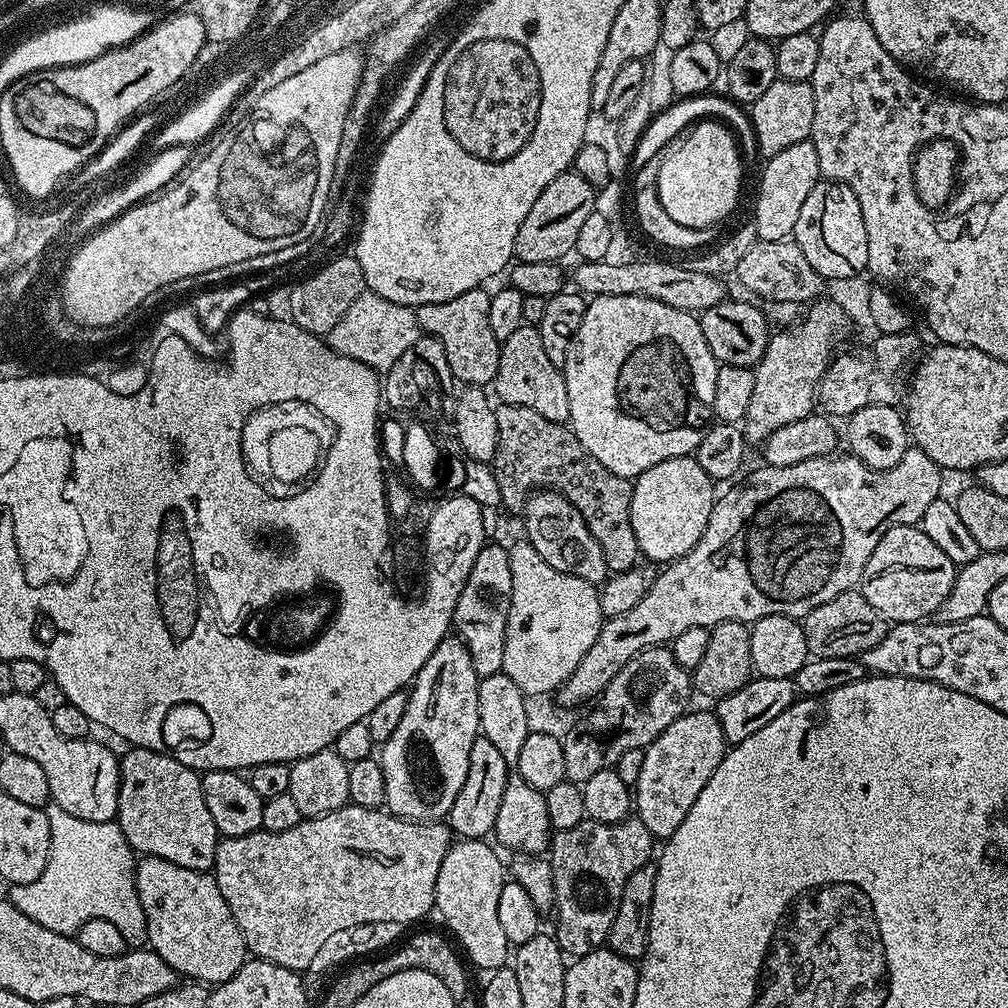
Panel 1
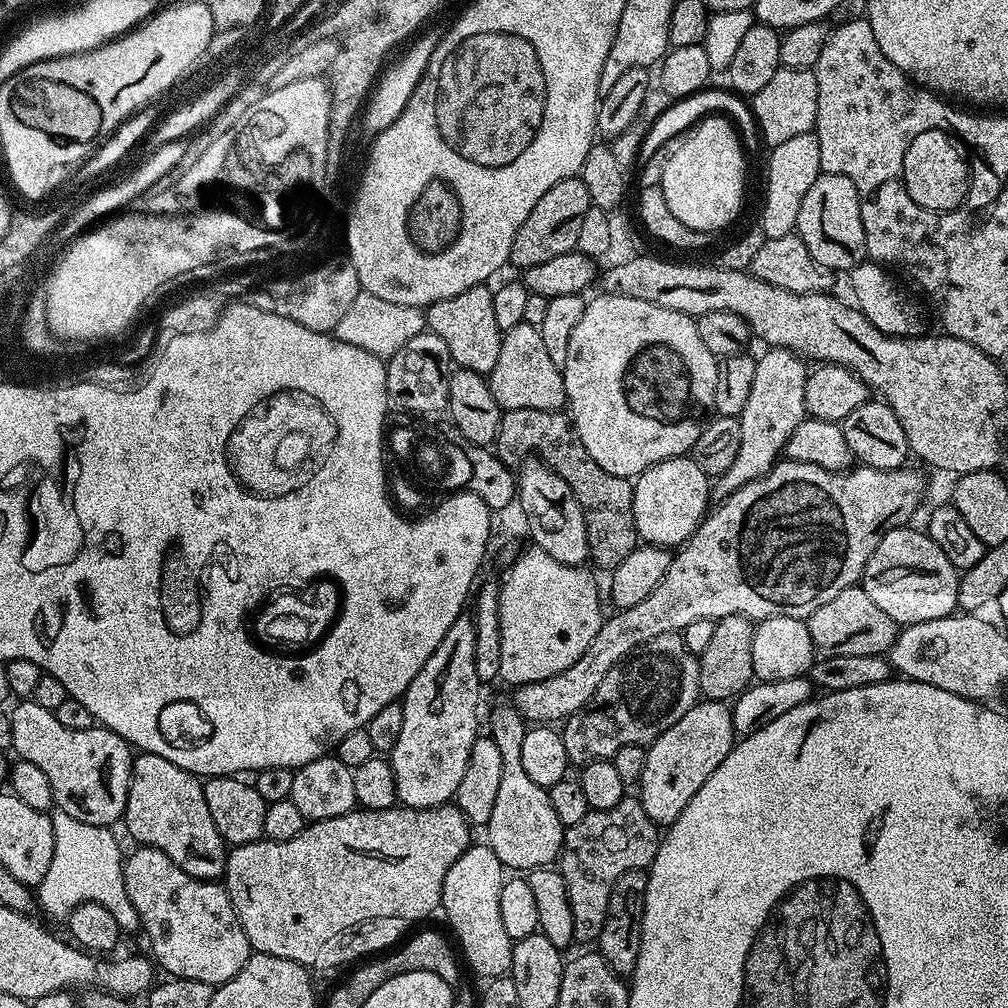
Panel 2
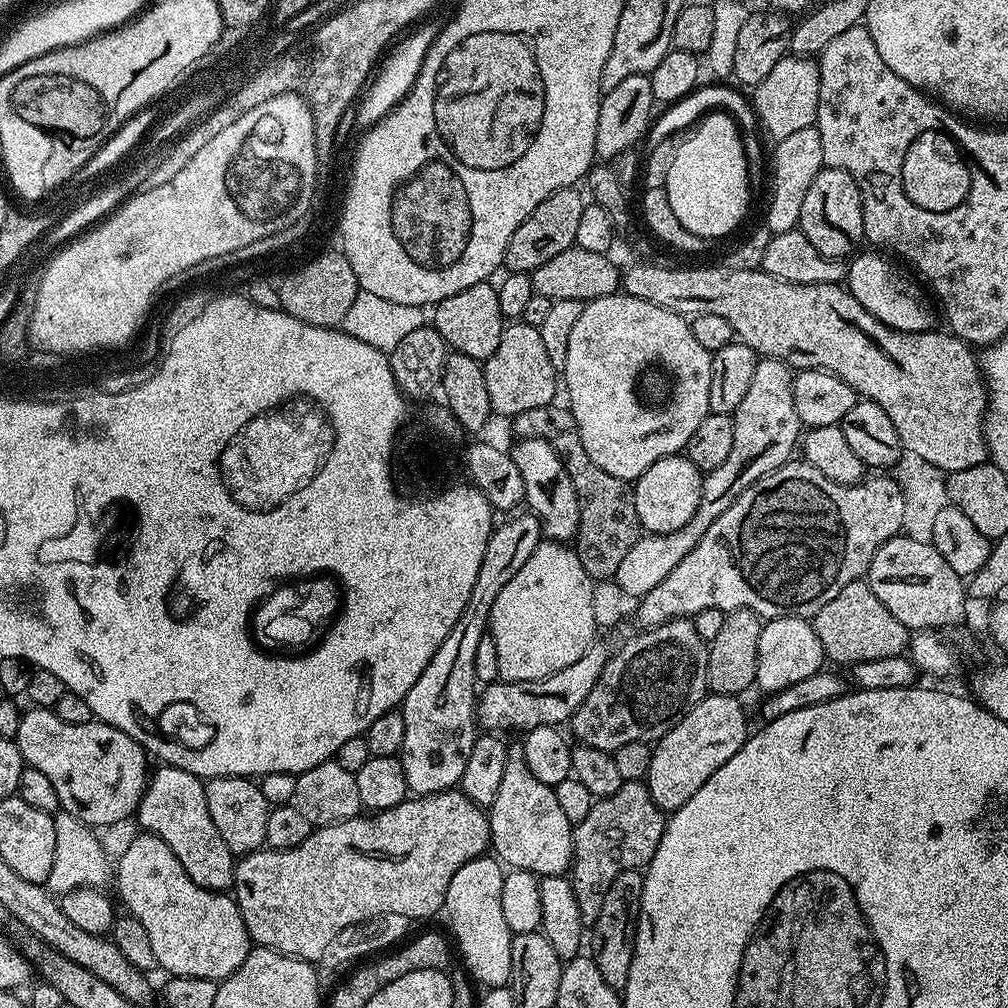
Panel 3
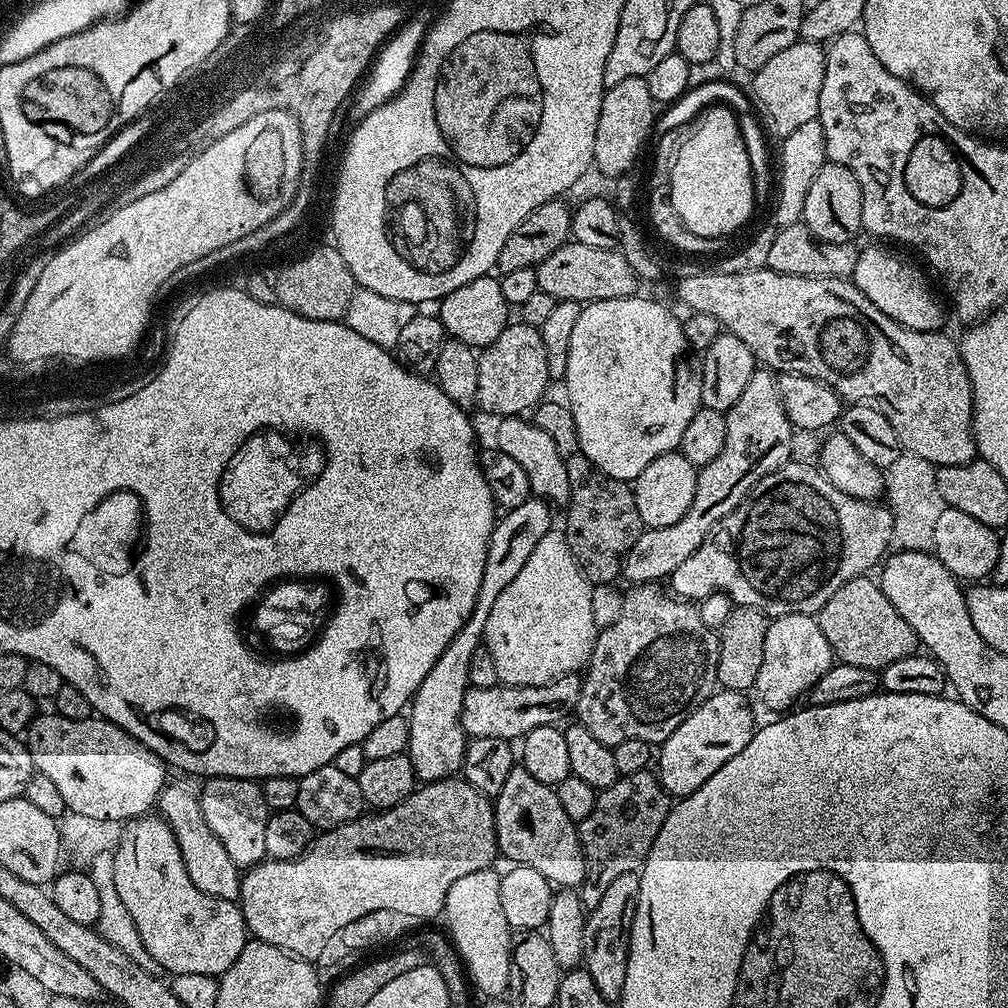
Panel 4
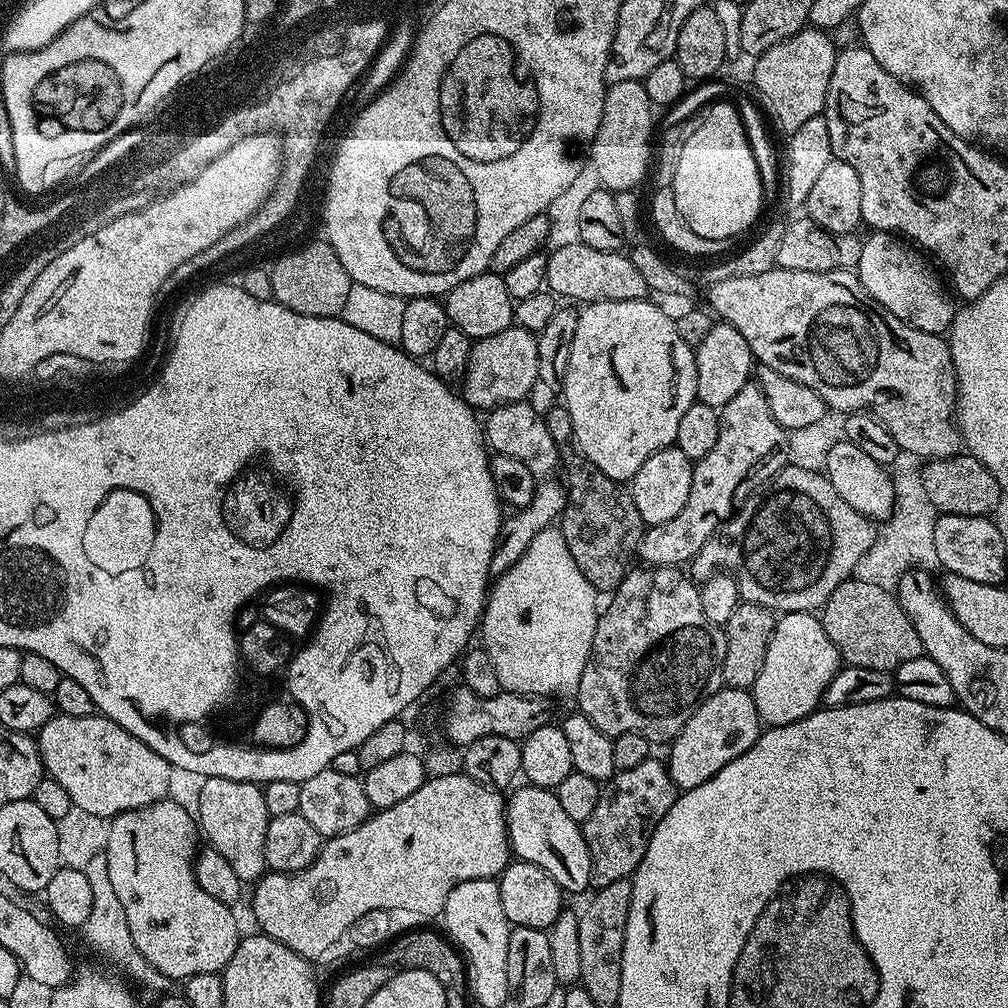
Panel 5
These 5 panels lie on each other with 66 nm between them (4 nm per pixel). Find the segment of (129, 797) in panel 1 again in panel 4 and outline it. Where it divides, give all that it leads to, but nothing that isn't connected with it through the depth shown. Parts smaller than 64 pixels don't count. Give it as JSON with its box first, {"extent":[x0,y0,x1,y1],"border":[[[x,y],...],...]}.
{"extent":[158,783,242,901],"border":[[[165,783],[158,801],[158,815],[168,823],[178,842],[178,850],[182,850],[182,862],[186,862],[186,874],[190,874],[190,882],[194,882],[202,894],[239,901],[242,870],[234,866],[230,853],[222,847],[222,841],[214,835],[210,826],[206,826],[199,795],[184,784]]]}

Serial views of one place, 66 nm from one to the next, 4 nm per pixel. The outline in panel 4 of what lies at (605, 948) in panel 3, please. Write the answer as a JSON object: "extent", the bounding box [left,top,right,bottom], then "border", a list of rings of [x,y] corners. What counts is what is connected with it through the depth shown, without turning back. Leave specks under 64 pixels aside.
{"extent":[582,872,639,1002],"border":[[[639,872],[622,874],[619,878],[614,878],[614,882],[606,886],[602,898],[598,901],[598,906],[594,906],[587,913],[584,922],[584,963],[582,967],[590,974],[590,978],[594,978],[594,986],[598,986],[598,994],[602,994],[602,998],[606,998],[609,1002],[619,1001],[622,986],[626,986],[630,930],[639,889]]]}

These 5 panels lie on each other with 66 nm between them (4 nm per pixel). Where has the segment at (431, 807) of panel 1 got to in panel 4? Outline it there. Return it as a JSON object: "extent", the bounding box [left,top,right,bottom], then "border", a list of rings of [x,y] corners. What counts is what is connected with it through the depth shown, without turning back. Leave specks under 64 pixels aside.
{"extent":[406,498,553,781],"border":[[[530,498],[526,502],[522,502],[522,506],[505,511],[497,519],[496,525],[492,527],[490,542],[486,550],[486,566],[482,566],[482,586],[478,586],[478,598],[474,602],[474,610],[470,614],[470,618],[466,618],[462,630],[458,630],[458,634],[454,634],[450,646],[446,646],[446,650],[442,650],[442,658],[438,658],[438,662],[434,662],[430,674],[426,674],[426,678],[422,678],[422,686],[418,686],[416,695],[412,697],[412,703],[406,712],[410,726],[406,755],[414,766],[417,781],[446,780],[455,777],[463,769],[466,737],[460,719],[462,718],[462,698],[466,698],[466,690],[470,686],[468,683],[470,658],[474,658],[474,650],[478,650],[482,646],[486,618],[490,618],[490,609],[494,607],[498,594],[502,594],[502,590],[506,590],[506,586],[510,586],[510,581],[522,571],[522,566],[530,559],[530,554],[534,551],[534,546],[538,546],[539,540],[546,533],[553,531],[551,511],[553,512],[553,509],[548,501]]]}

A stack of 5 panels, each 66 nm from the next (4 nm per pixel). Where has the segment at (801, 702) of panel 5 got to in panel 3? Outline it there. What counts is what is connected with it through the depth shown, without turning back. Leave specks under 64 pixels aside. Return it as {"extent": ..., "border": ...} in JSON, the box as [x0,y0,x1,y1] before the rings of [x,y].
{"extent":[755,616,826,694],"border":[[[774,616],[761,627],[758,638],[758,674],[755,687],[761,688],[764,694],[785,692],[790,686],[802,682],[802,678],[810,678],[810,674],[821,671],[825,667],[826,657],[822,650],[822,642],[818,642],[818,634],[811,623],[803,616]]]}

